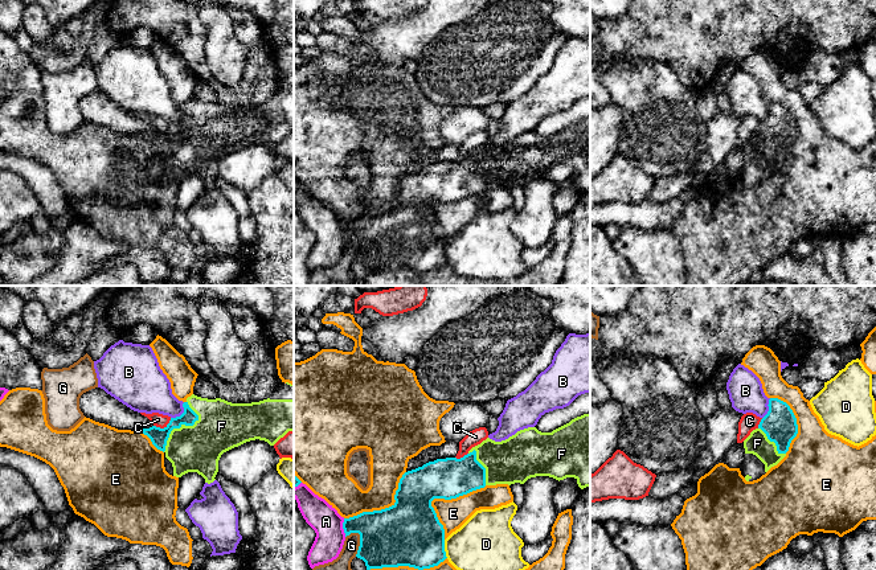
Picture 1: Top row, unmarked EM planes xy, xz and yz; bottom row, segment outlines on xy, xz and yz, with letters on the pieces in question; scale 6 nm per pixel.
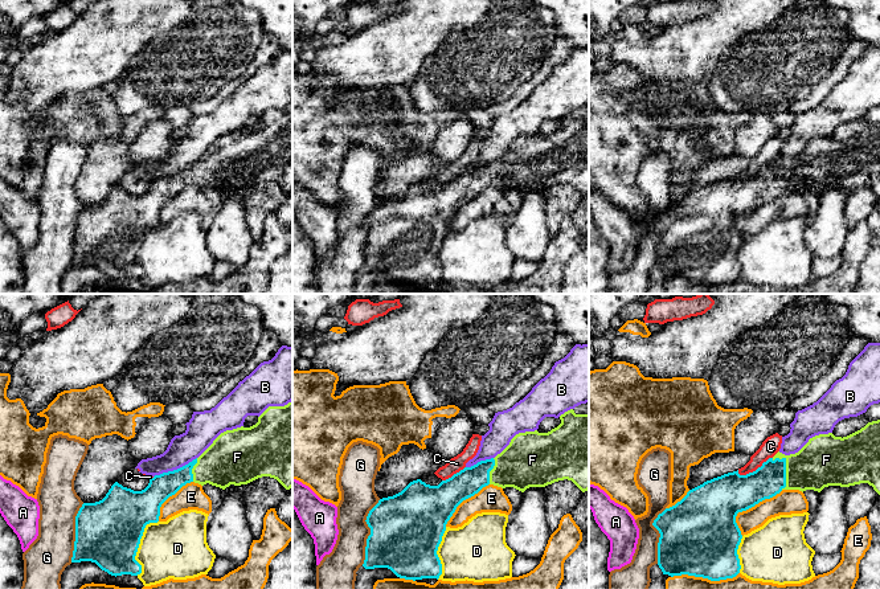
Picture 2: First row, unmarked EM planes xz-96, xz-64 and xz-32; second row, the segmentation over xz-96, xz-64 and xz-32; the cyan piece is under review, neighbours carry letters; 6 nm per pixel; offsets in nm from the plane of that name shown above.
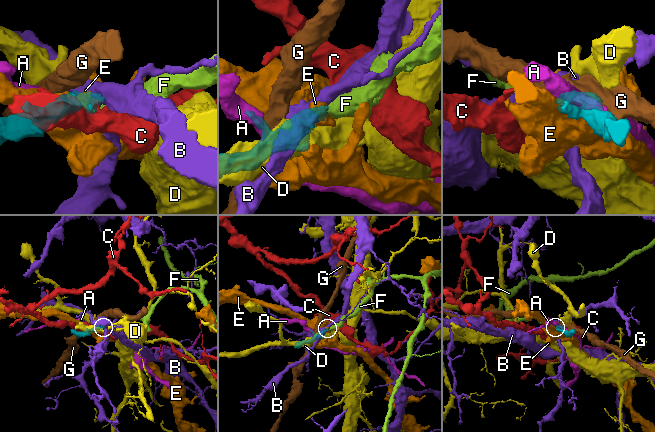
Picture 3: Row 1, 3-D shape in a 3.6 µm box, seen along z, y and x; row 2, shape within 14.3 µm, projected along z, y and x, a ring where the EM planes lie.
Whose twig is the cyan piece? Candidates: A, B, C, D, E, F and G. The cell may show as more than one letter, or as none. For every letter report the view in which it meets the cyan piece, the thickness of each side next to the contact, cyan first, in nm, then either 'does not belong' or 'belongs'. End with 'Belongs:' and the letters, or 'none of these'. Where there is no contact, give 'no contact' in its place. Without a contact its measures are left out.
A: contact in xz; calibres 280 and 180 nm; does not belong
B: contact in xy; calibres 110 and 280 nm; does not belong
C: contact in xy; calibres 110 and 80 nm; does not belong
D: contact in xz; calibres 400 and 380 nm; does not belong
E: contact in xz; calibres 340 and 180 nm; does not belong
F: contact in xy; calibres 110 and 300 nm; belongs
G: contact in xz; calibres 360 and 170 nm; does not belong
Belongs: F

